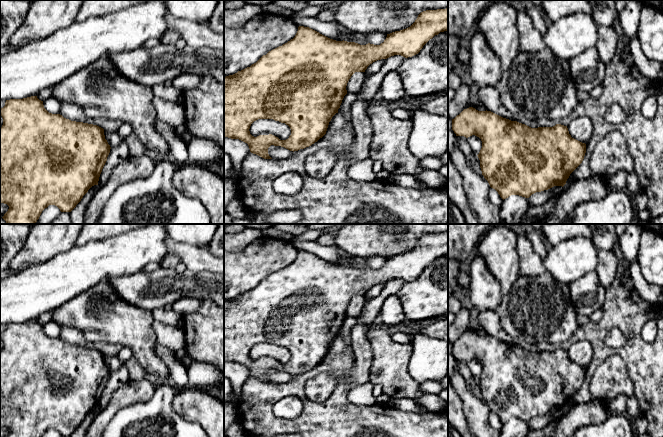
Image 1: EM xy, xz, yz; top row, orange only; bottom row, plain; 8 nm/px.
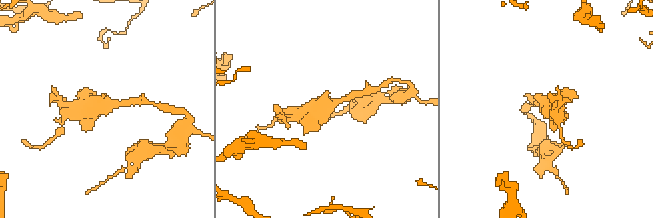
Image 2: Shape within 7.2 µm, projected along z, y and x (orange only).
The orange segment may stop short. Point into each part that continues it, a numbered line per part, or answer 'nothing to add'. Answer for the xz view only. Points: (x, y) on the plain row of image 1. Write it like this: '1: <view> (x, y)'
1: xz (275, 376)

